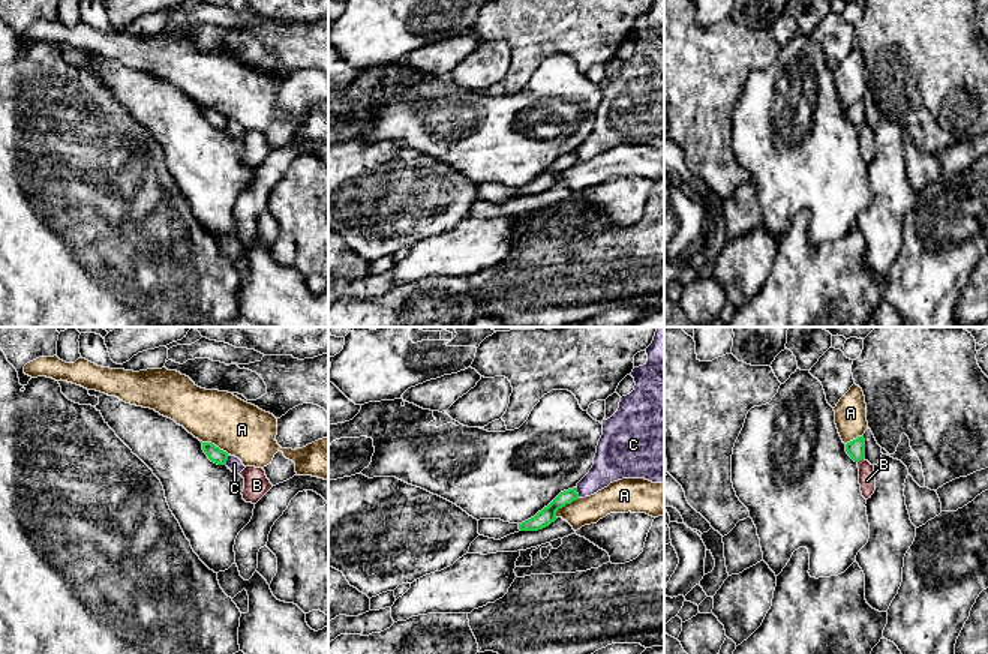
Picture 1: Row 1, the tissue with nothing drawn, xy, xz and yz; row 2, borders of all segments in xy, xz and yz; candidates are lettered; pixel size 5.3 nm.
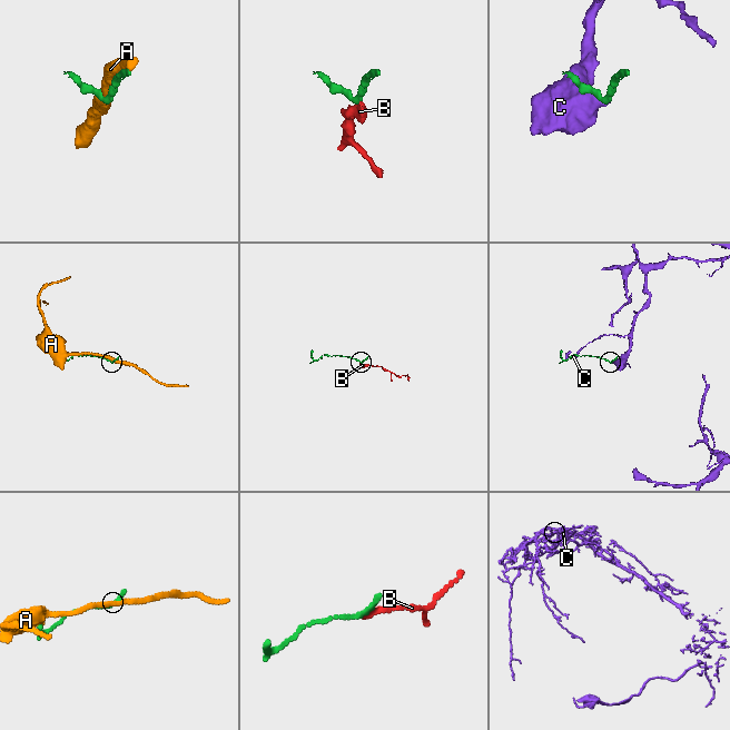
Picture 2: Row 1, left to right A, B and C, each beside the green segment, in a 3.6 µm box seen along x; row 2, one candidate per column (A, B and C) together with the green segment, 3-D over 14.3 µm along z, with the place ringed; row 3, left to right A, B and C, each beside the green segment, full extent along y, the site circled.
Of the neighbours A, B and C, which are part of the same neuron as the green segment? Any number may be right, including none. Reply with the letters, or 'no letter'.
B

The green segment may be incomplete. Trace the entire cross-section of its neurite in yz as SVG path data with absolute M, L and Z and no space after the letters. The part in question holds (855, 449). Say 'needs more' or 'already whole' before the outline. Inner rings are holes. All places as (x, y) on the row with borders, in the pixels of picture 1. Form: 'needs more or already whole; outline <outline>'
needs more; outline M864 435L846 444L847 454L858 464L859 484L865 500L871 498L876 490L874 465L865 459Z

